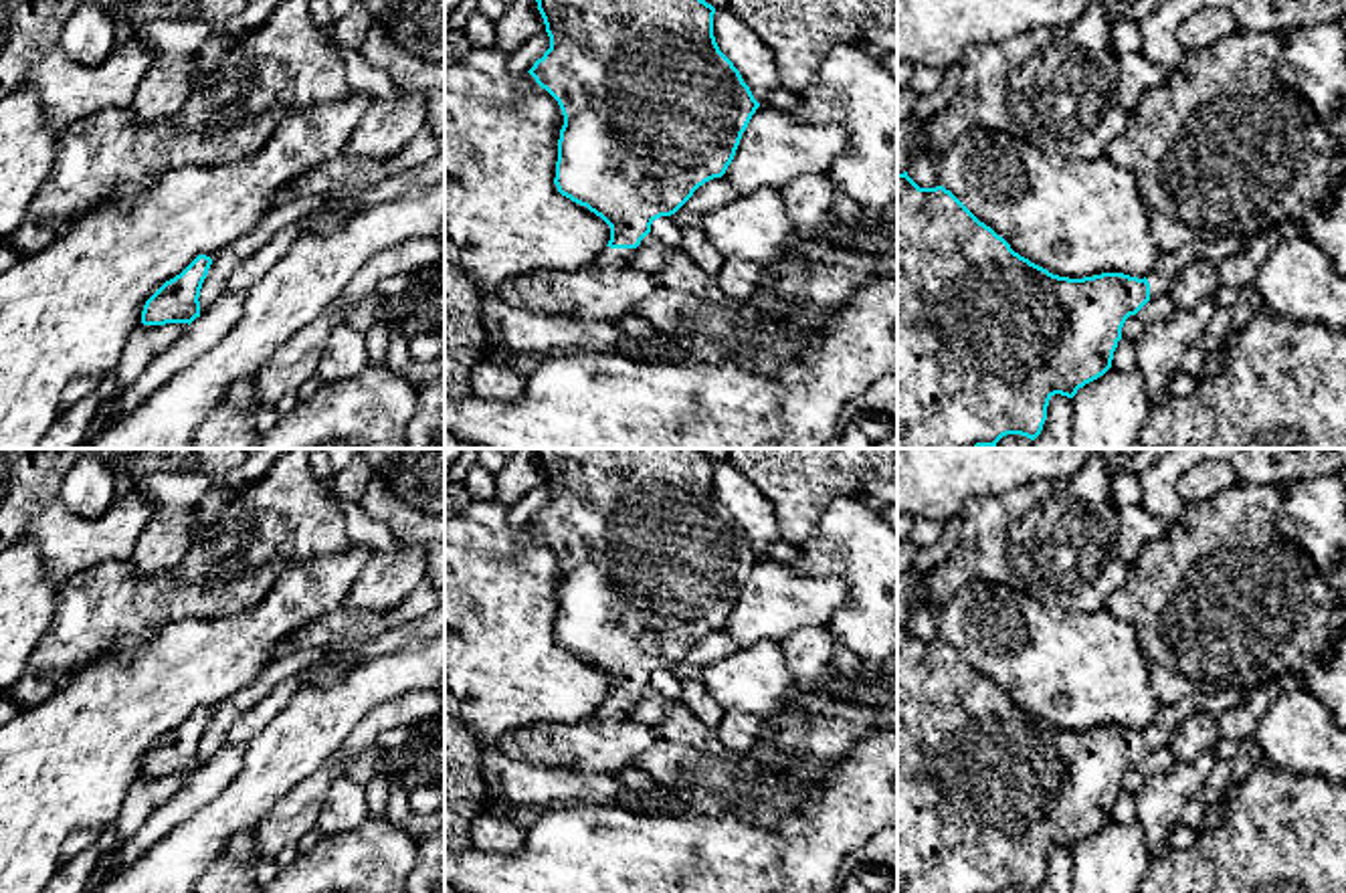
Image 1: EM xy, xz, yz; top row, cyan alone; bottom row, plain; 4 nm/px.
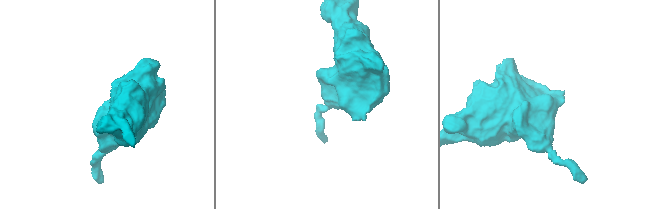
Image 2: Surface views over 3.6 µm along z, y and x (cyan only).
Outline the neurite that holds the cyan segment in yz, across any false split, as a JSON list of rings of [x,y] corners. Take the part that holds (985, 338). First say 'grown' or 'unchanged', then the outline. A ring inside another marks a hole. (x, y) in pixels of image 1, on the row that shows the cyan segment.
grown; [[[897,174],[897,449],[996,446],[1006,434],[1035,440],[1055,394],[1073,398],[1112,368],[1130,315],[1168,293],[1192,261],[1217,265],[1245,240],[1229,234],[1160,253],[1144,279],[1069,279],[1015,253],[944,186],[920,188]]]

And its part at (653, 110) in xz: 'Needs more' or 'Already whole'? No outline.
Needs more

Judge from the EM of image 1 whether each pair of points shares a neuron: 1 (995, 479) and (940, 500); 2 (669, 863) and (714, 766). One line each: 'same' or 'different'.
1: same
2: different

